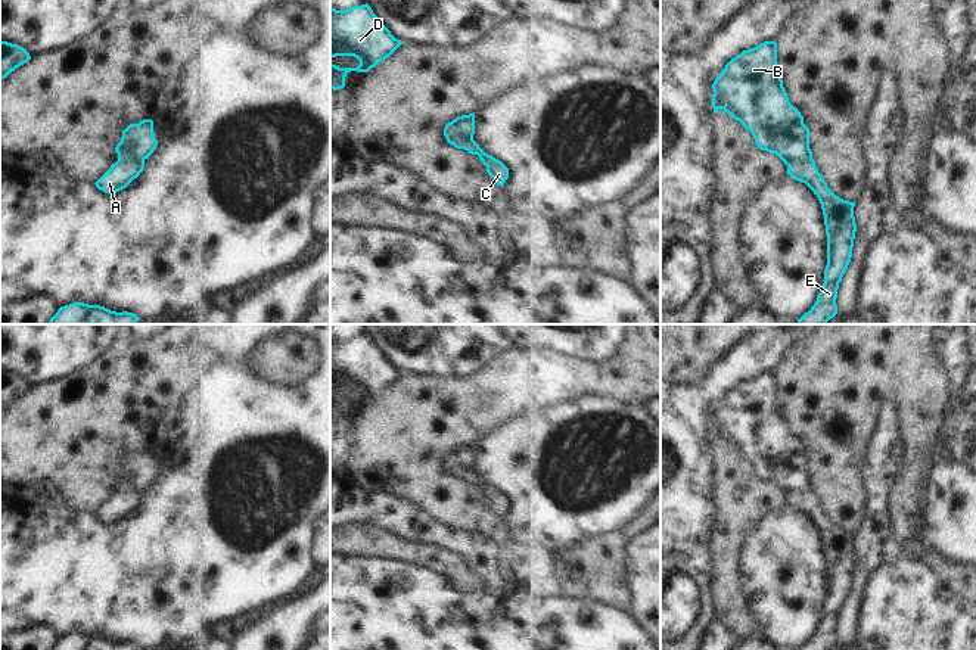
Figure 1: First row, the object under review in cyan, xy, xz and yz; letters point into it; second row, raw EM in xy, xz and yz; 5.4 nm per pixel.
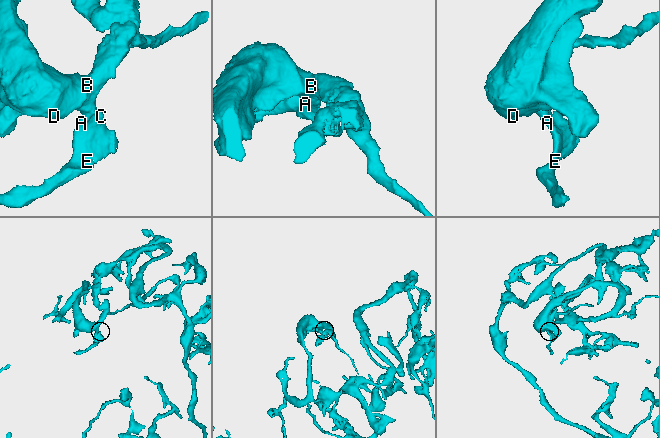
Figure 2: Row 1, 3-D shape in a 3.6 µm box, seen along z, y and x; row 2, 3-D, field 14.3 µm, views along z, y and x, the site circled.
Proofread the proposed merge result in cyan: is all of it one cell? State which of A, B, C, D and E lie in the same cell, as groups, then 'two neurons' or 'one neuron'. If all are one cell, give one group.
A B C D E | one neuron

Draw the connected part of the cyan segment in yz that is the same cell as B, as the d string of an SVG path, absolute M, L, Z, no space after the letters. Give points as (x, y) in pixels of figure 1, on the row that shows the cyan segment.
M764 41L759 46L743 50L733 57L721 75L715 78L712 94L712 108L717 113L724 109L736 121L740 121L755 139L761 150L775 153L789 168L787 174L805 183L818 198L824 215L824 226L827 234L827 265L824 270L824 284L817 296L815 304L805 312L799 324L827 324L830 318L837 314L837 289L842 277L851 262L854 239L857 231L854 206L855 202L843 200L836 196L824 181L823 175L815 167L812 152L809 149L809 128L804 124L804 116L787 97L783 87L783 80L777 69L777 43Z

